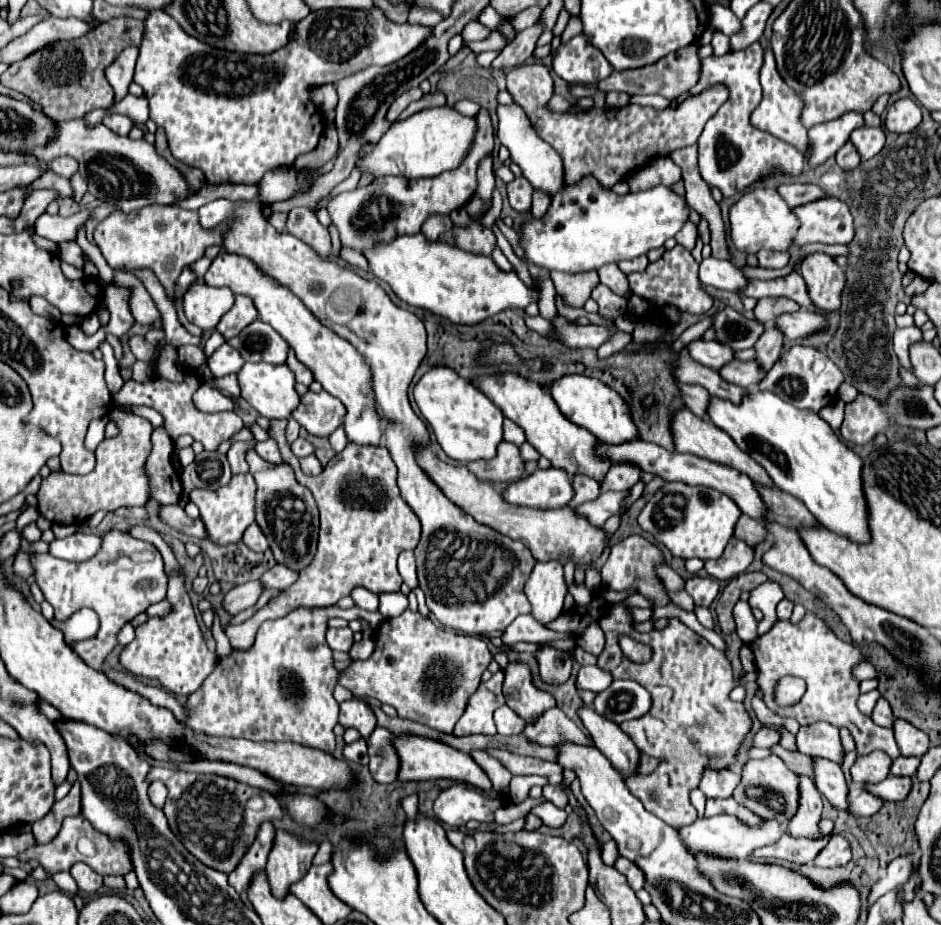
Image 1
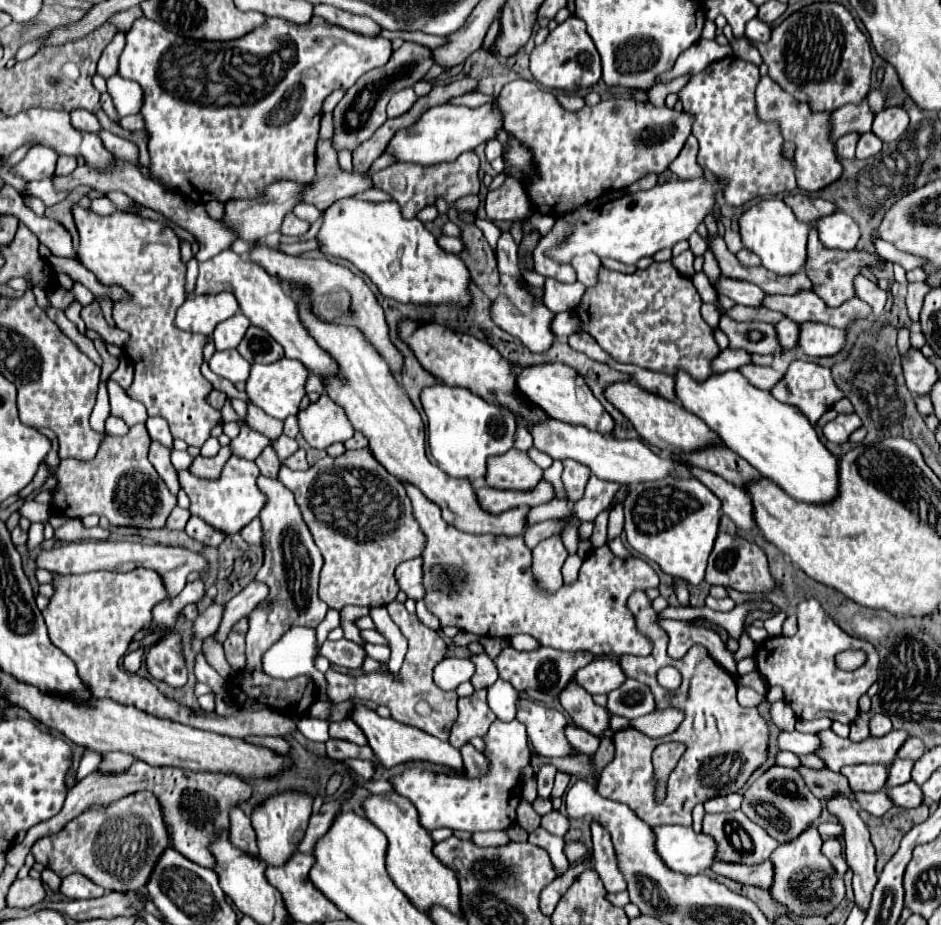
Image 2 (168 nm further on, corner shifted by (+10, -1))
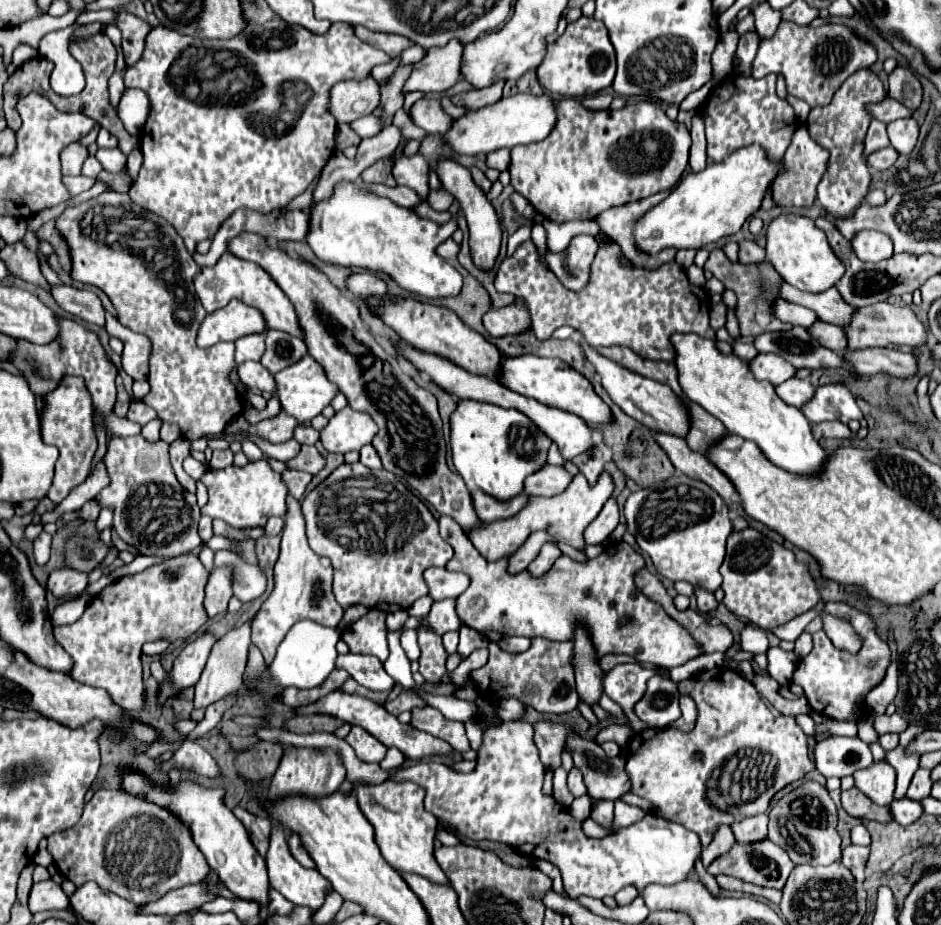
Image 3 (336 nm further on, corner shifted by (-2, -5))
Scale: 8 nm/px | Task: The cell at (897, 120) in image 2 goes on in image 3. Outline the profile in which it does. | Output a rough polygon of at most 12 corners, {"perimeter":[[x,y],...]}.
{"perimeter":[[914,118],[890,122],[888,138],[900,154],[918,140]]}

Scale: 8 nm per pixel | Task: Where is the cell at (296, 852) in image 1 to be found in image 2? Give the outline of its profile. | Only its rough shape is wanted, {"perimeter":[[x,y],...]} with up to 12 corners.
{"perimeter":[[286,790],[252,810],[260,858],[296,852],[314,798]]}

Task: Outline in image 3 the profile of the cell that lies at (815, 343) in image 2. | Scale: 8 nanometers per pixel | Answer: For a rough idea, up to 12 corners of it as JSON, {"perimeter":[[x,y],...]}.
{"perimeter":[[896,348],[842,350],[858,374],[910,378],[916,358]]}

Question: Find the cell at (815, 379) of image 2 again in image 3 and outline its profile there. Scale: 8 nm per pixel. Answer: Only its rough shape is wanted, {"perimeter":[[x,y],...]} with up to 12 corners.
{"perimeter":[[842,384],[816,386],[802,414],[810,424],[862,420]]}

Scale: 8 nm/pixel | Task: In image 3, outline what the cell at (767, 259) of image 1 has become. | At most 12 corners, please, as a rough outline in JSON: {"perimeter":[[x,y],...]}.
{"perimeter":[[750,240],[740,242],[740,262],[766,262],[764,248]]}

